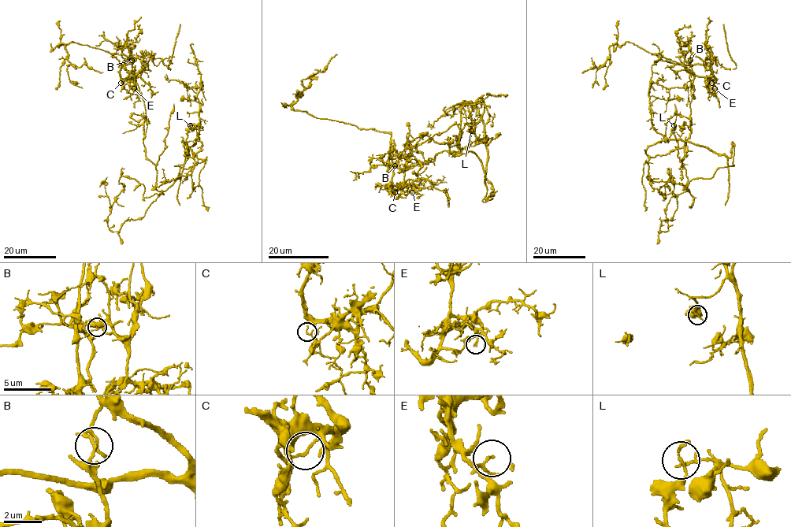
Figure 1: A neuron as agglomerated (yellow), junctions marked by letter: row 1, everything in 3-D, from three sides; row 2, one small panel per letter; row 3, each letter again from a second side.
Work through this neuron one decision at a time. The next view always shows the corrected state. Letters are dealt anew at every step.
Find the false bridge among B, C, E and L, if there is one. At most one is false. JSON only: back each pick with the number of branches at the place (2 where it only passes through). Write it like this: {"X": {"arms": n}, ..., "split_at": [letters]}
{"B": {"arms": 2}, "split_at": ["B"]}

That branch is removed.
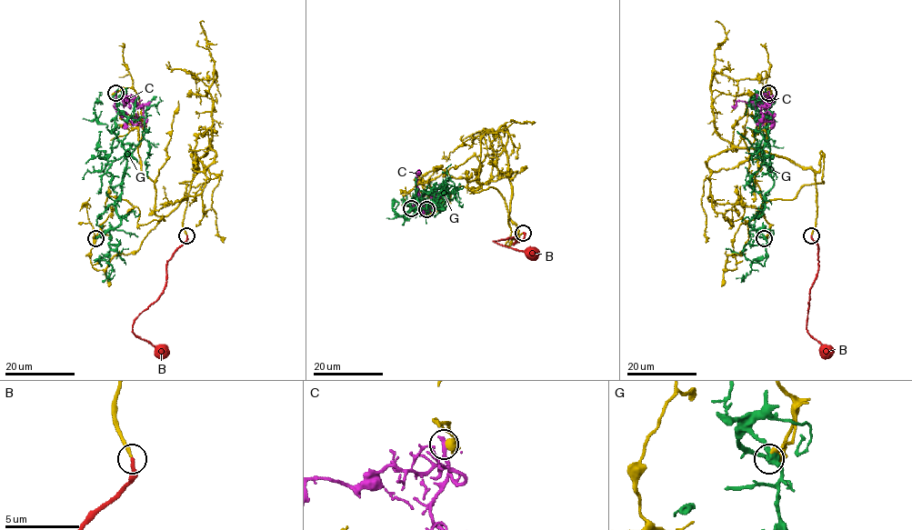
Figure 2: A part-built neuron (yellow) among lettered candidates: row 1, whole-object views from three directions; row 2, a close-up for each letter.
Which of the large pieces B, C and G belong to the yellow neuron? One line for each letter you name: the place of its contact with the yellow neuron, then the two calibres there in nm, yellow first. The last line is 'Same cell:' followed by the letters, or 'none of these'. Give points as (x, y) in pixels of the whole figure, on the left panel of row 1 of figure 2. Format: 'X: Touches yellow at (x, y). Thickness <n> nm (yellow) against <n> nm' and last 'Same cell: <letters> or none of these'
B: Touches yellow at (186, 235). Thickness 180 nm (yellow) against 200 nm
Same cell: B

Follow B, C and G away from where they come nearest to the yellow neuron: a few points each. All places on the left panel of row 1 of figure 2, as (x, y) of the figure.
B: (186, 234), (185, 242), (167, 262), (164, 293), (138, 316), (132, 328), (136, 335), (167, 355)
C: (115, 93), (118, 102), (132, 99), (137, 107), (143, 107), (146, 123)
G: (95, 238), (120, 223), (115, 201), (121, 193), (126, 162), (115, 119), (117, 114), (131, 117), (138, 96)

